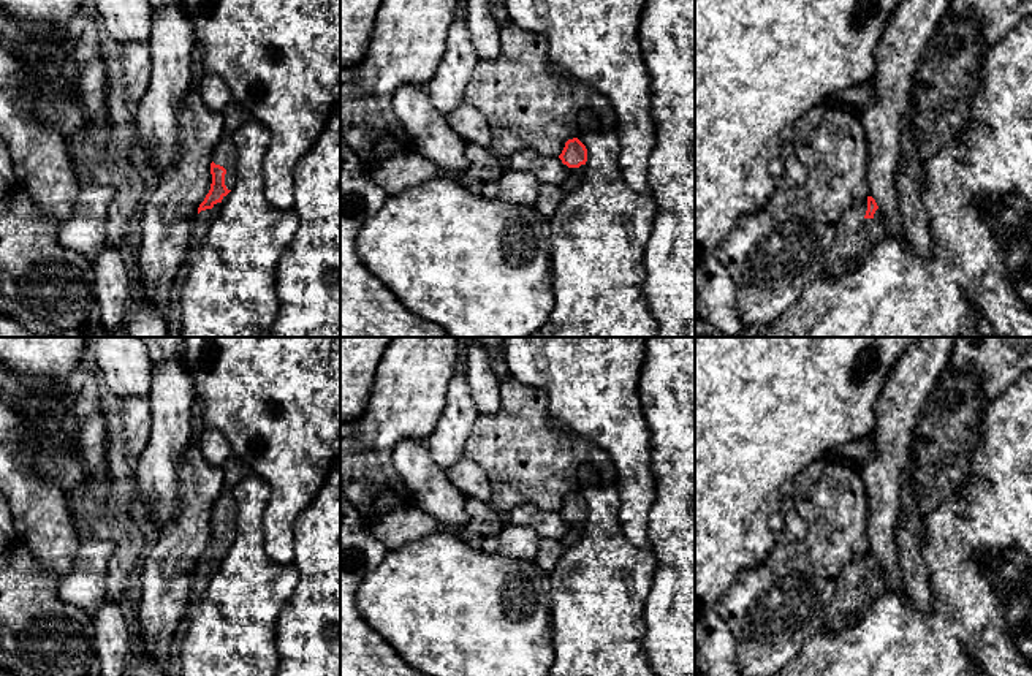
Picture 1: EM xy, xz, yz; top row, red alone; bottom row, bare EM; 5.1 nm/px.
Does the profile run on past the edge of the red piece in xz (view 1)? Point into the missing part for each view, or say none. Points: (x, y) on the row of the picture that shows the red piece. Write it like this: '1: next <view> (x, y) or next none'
1: next xz (575, 176)

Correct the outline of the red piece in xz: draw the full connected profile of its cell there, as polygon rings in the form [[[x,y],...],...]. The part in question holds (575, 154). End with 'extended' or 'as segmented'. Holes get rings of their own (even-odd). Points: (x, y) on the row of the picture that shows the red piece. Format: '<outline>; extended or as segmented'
[[[573,138],[565,142],[565,147],[559,158],[563,165],[568,166],[568,176],[560,185],[563,193],[568,195],[575,192],[582,182],[584,166],[587,161],[587,149],[578,138]]]; extended

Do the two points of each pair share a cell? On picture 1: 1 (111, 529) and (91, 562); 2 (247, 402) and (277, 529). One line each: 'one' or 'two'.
1: two
2: one

